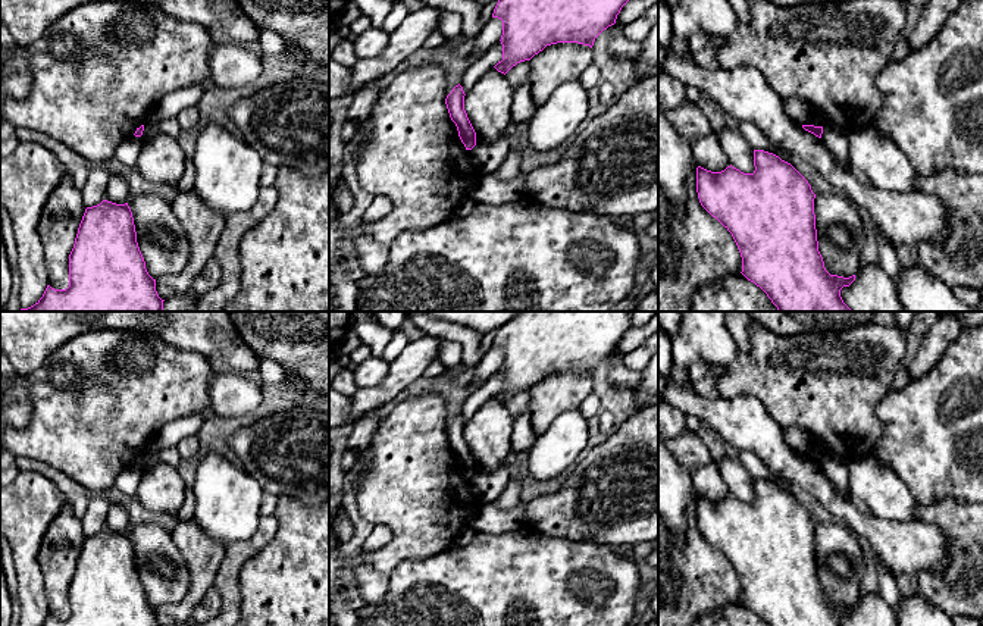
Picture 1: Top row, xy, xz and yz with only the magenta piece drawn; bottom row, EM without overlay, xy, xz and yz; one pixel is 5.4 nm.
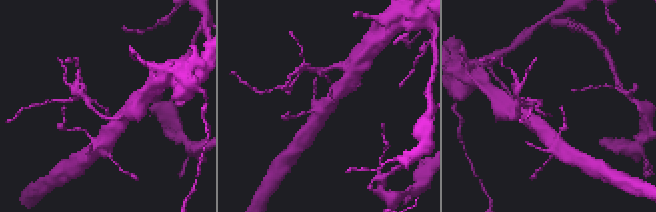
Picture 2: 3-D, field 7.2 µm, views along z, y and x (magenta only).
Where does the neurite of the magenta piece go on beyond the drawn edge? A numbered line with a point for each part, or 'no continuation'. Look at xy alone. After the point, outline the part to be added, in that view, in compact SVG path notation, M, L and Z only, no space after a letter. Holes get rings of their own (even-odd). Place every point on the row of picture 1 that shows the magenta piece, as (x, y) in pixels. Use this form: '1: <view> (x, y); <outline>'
no continuation

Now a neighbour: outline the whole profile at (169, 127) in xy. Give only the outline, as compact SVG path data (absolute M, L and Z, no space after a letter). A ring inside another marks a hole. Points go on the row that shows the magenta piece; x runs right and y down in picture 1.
M169 118L166 120L160 120L156 125L147 125L144 123L144 131L143 135L140 137L140 140L144 143L150 141L151 138L154 138L156 135L169 135L178 140L179 134L181 134L181 126L176 120L176 118Z

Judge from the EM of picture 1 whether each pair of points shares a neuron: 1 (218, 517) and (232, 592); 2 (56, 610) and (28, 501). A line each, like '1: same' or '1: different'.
1: different
2: different

